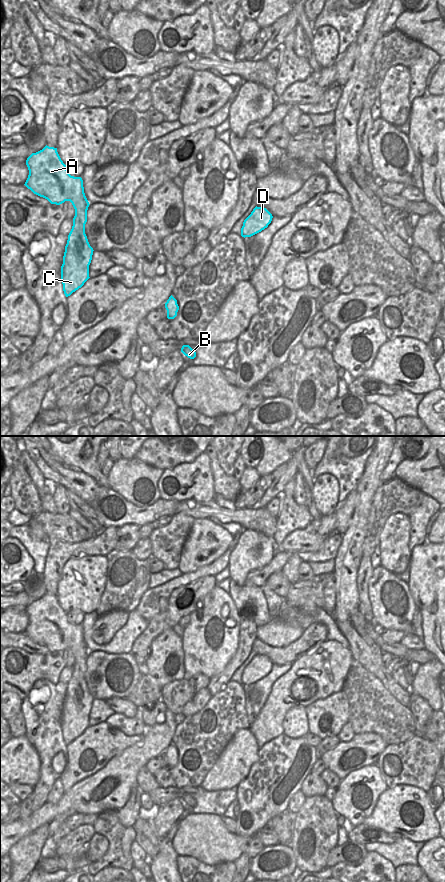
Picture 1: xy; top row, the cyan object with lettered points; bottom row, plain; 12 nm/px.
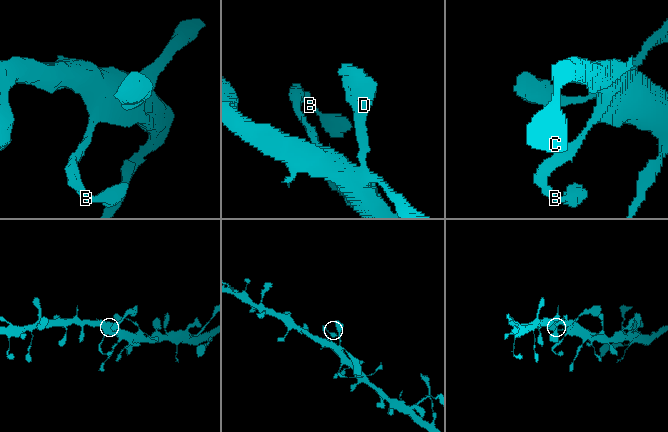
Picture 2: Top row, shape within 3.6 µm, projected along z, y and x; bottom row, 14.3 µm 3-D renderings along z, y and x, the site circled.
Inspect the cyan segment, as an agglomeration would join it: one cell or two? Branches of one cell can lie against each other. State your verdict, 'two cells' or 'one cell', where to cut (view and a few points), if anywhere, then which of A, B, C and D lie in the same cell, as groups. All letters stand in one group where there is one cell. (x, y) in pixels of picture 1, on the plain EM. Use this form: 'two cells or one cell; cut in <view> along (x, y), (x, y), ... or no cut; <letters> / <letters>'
one cell; no cut; A B C D

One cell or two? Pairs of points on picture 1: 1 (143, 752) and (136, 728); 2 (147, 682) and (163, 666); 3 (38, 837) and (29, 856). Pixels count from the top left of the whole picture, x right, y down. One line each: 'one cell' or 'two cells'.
1: two cells
2: two cells
3: one cell

